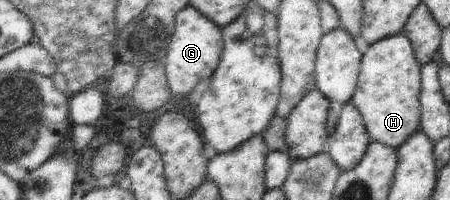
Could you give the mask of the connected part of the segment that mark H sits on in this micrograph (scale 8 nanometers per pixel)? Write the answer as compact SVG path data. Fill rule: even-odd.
M402 32L369 45L360 64L357 88L349 103L361 113L371 142L380 142L397 149L420 129L421 69L422 64L416 59L411 41Z

